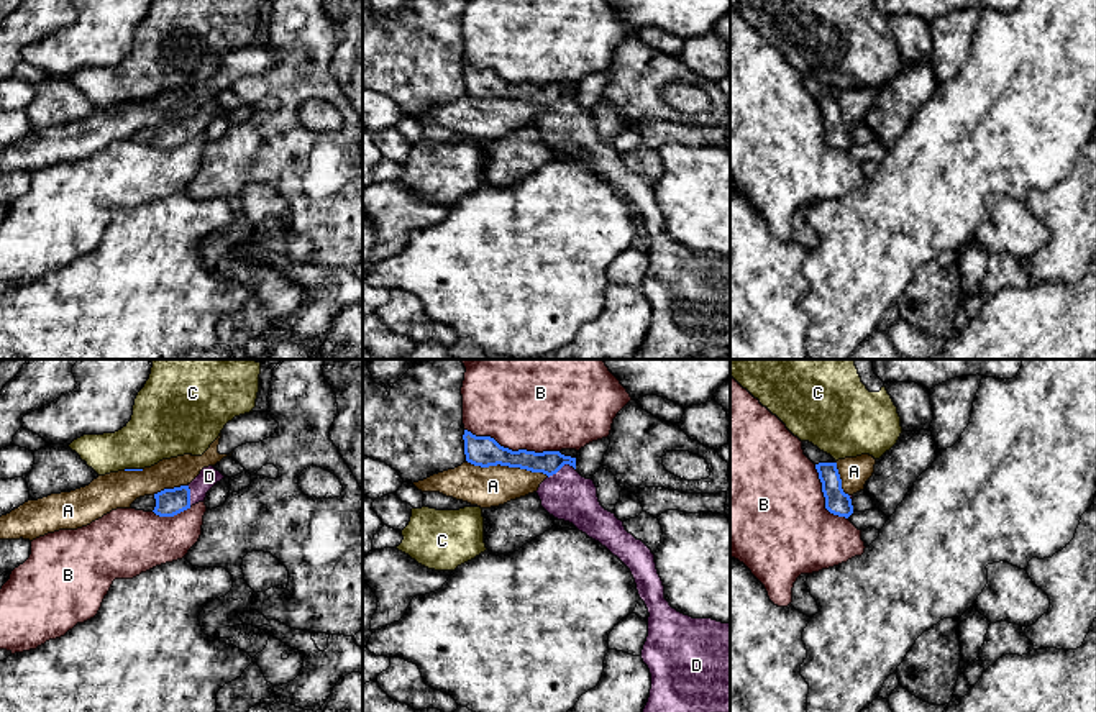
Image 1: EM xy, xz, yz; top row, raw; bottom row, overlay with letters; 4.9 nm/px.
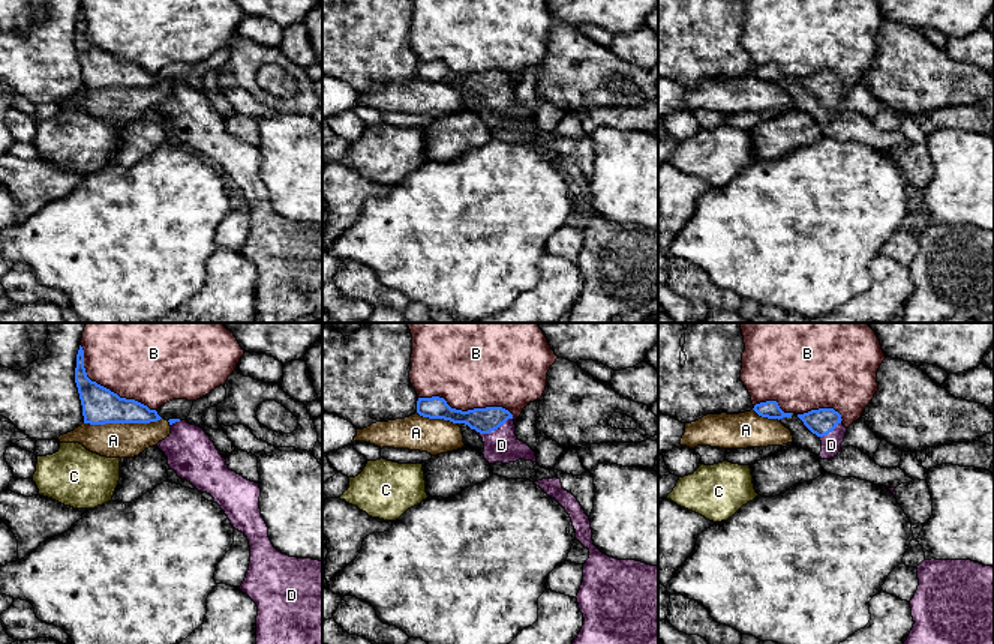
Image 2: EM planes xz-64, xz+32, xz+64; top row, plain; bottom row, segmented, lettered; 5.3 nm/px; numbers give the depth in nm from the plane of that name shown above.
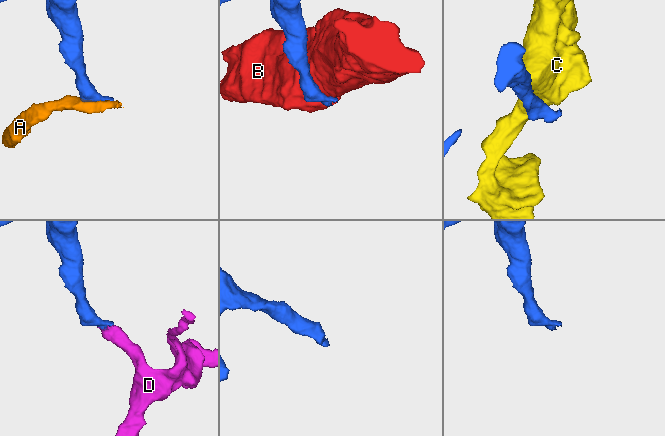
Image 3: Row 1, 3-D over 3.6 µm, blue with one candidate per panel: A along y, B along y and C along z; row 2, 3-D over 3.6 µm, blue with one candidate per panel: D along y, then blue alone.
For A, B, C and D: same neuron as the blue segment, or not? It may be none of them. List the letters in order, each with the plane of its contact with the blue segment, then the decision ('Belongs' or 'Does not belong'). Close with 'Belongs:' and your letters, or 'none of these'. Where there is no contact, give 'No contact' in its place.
A: Touches blue in xz. Does not belong
B: Touches blue in xz. Does not belong
C: Touches blue in xy. Does not belong
D: Touches blue in xz. Belongs
Belongs: D

